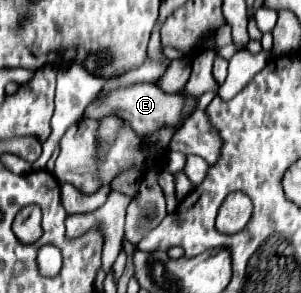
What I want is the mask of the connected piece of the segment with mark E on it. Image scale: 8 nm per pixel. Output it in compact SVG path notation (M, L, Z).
M142 82L142 84L132 84L128 88L118 88L102 98L98 96L92 104L88 104L84 116L92 116L94 120L98 120L104 114L118 114L128 120L134 134L146 138L146 134L152 134L154 130L158 130L158 126L178 126L178 122L182 122L182 102L186 102L186 98L182 98L180 92L166 94L156 84Z

